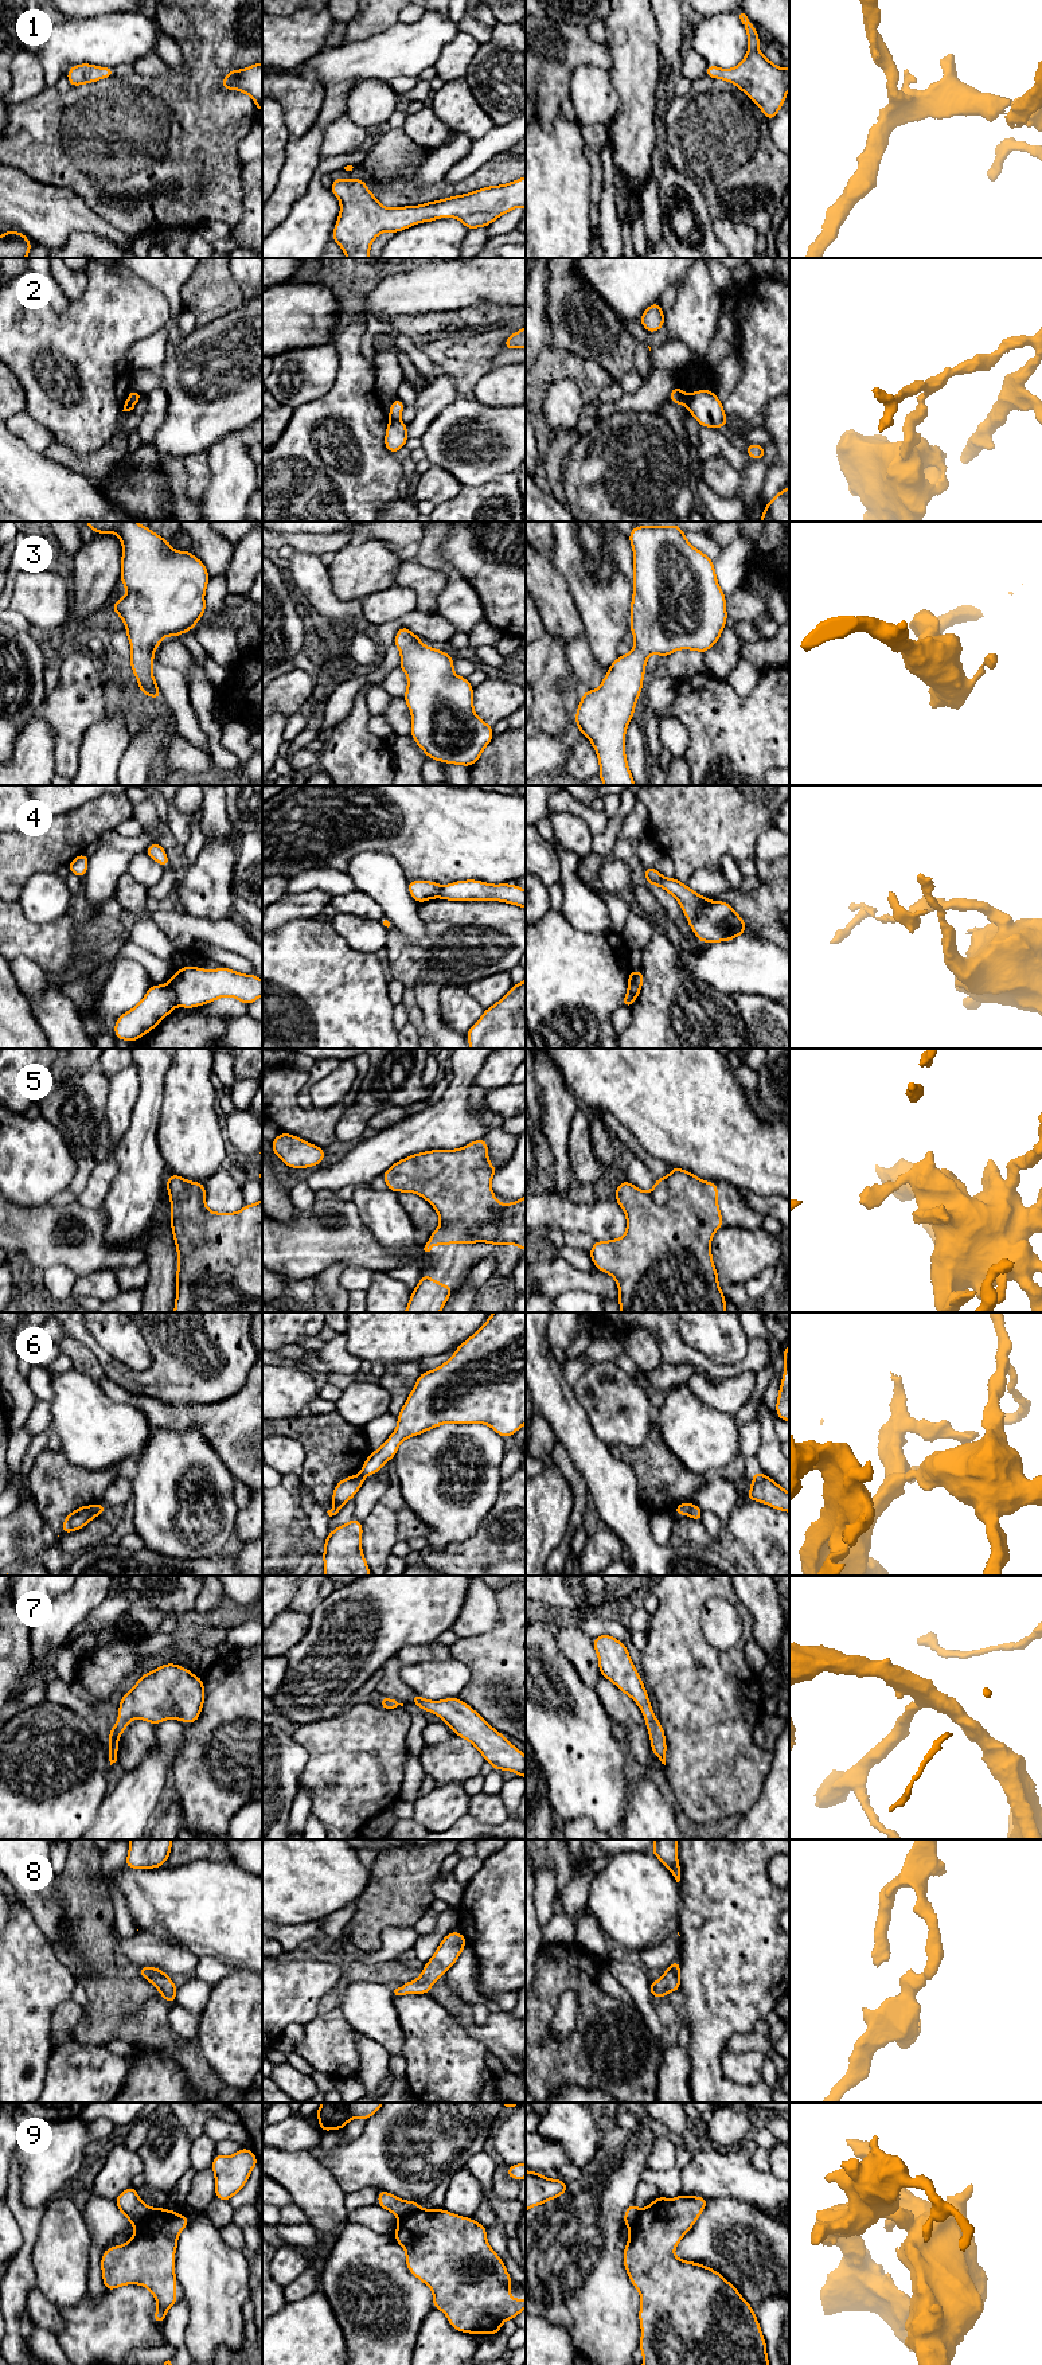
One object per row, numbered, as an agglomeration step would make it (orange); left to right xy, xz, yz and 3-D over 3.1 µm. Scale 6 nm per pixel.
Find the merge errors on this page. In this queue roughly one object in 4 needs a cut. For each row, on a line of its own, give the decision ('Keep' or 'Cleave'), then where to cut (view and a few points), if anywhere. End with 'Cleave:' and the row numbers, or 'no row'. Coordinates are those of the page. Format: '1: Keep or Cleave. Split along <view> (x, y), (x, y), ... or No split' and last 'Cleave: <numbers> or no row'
1: Keep. No split
2: Cleave. Split along xz (390, 418), (398, 420)
3: Keep. No split
4: Cleave. Split along xy (168, 983), (178, 1003)
5: Keep. No split
6: Cleave. Split along yz (687, 1503), (689, 1513)
7: Keep. No split
8: Keep. No split
9: Cleave. Split along xz (420, 2208), (398, 2219)
Cleave: 2, 4, 6, 9

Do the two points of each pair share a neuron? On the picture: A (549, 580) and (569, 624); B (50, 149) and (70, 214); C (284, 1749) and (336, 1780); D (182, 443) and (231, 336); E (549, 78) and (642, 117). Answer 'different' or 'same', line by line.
A: same
B: different
C: different
D: same
E: different

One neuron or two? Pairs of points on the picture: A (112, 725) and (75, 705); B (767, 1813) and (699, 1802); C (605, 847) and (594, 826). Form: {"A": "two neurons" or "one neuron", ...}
{"A": "two neurons", "B": "two neurons", "C": "two neurons"}

